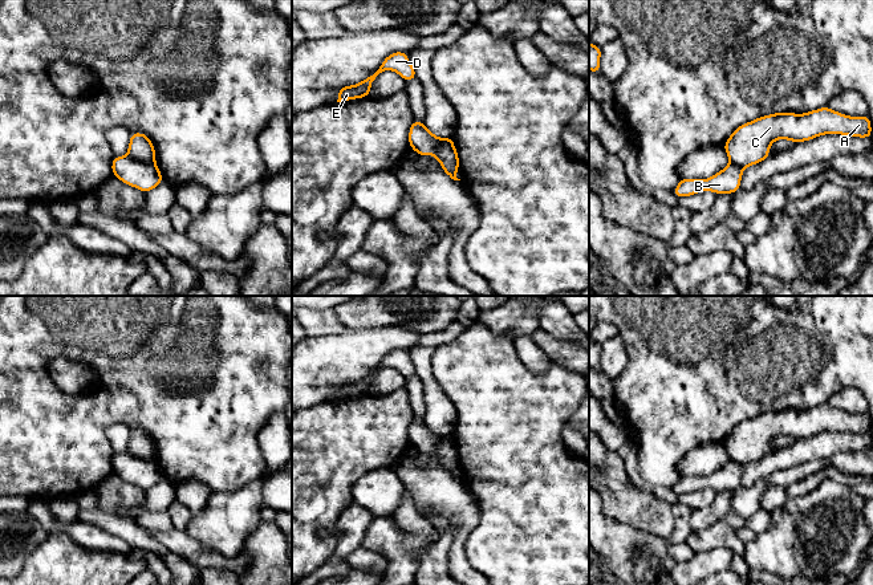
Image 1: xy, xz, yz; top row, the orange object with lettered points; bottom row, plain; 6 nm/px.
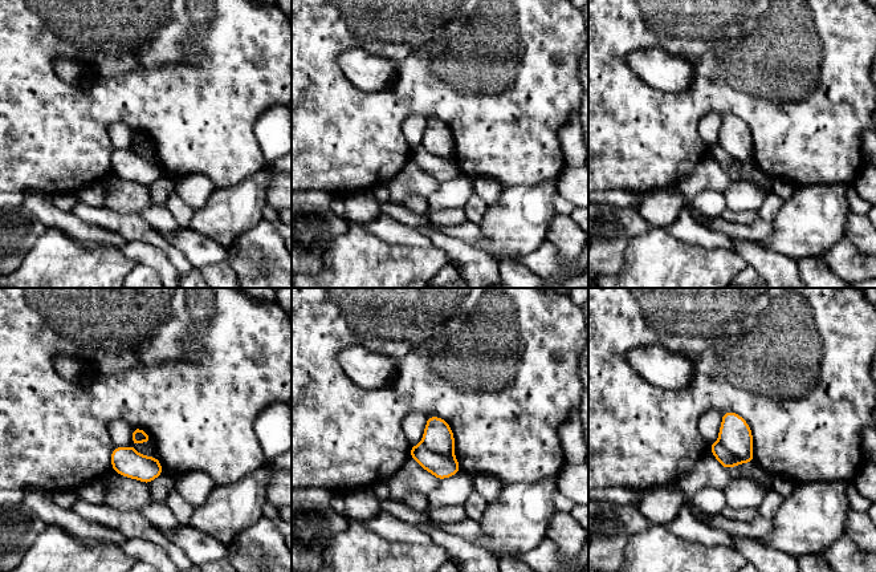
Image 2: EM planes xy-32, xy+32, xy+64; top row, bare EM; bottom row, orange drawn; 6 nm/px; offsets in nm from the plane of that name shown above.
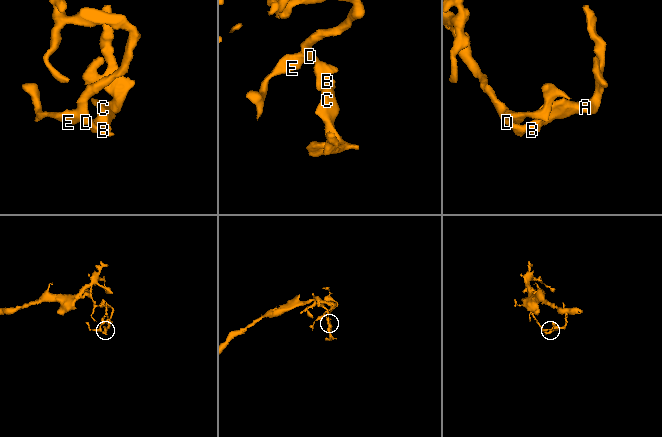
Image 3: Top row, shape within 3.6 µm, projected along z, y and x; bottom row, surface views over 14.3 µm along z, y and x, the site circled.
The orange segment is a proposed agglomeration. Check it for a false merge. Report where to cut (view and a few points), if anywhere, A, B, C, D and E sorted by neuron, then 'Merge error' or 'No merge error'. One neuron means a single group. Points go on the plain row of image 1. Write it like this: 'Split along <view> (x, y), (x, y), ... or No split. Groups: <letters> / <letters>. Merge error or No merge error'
Split along xy (126, 453), (142, 459), (154, 460). Groups: A C / B D E. Merge error

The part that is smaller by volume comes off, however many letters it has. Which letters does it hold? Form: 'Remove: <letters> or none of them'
Remove: A, C

